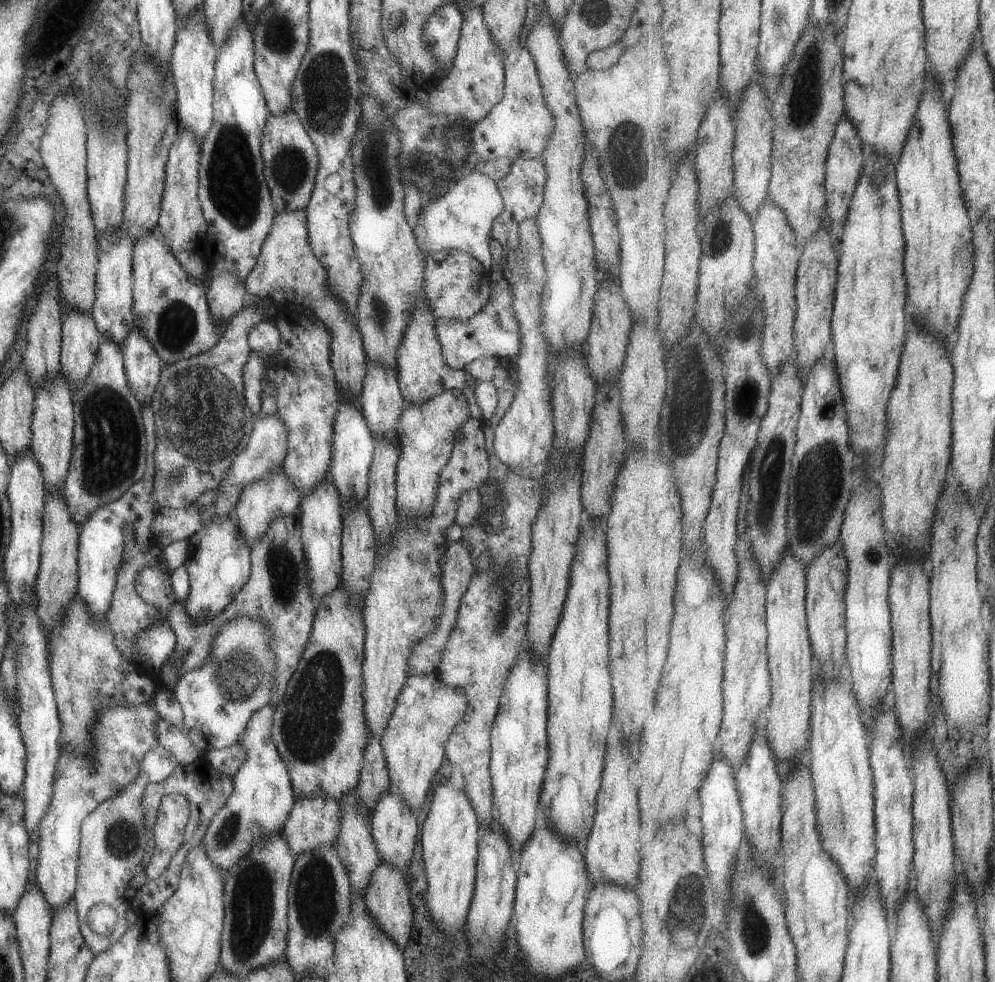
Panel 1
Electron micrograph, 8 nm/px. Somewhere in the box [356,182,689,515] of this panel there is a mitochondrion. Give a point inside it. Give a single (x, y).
(380, 312)

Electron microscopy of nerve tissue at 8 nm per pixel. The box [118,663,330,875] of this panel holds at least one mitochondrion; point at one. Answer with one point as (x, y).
(227, 832)

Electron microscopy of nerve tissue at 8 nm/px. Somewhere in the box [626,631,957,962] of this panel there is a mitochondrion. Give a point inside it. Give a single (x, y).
(756, 932)

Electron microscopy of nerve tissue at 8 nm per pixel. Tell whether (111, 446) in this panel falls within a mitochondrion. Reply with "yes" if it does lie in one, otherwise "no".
yes

